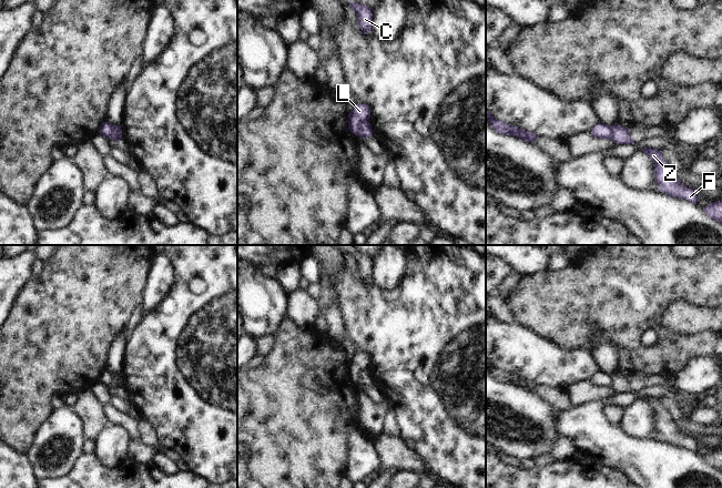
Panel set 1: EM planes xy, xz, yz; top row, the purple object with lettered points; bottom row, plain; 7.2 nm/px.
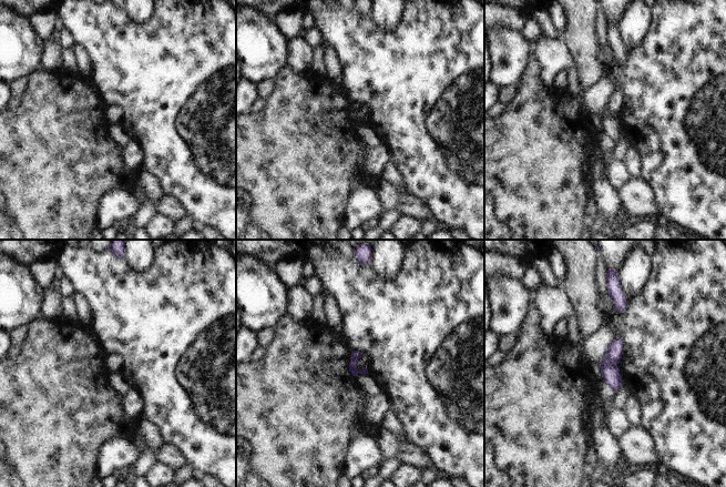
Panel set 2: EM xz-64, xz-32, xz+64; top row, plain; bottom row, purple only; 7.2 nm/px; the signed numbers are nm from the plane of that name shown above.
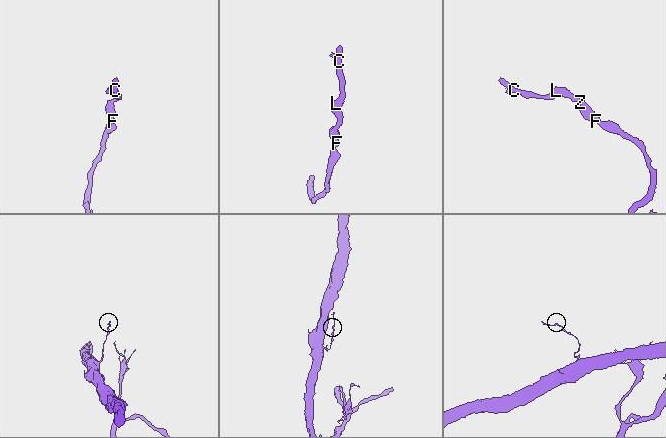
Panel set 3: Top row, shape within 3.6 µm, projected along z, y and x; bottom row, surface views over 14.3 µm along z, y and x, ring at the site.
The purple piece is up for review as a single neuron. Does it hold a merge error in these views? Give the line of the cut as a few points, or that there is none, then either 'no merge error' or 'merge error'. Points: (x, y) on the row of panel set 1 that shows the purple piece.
xz (367, 120), (359, 123), (357, 134) | merge error

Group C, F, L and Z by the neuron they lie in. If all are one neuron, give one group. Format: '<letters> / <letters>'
C L / F Z

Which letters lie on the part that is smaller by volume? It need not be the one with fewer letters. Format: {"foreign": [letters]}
{"foreign": ["C", "L"]}

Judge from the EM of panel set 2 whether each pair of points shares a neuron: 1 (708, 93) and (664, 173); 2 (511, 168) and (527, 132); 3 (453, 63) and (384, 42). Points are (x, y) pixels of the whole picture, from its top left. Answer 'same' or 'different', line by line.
1: same
2: same
3: same

